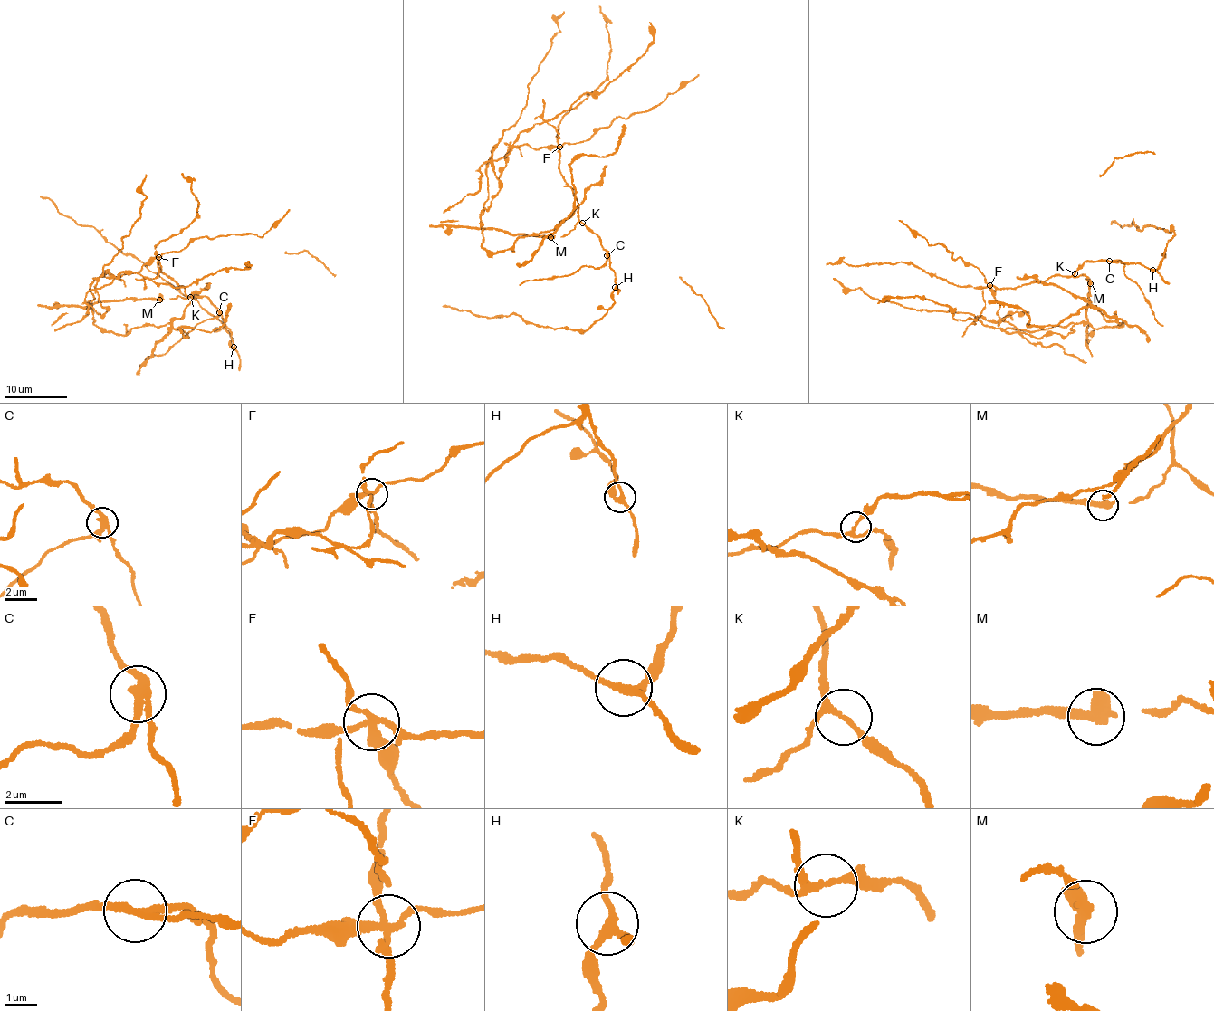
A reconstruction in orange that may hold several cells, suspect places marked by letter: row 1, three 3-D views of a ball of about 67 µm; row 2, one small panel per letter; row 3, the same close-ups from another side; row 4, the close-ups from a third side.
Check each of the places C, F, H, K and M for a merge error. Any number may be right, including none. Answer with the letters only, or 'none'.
C, F, M

